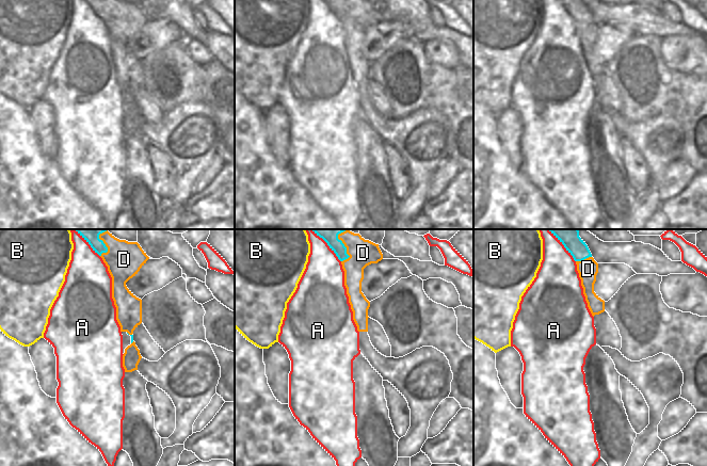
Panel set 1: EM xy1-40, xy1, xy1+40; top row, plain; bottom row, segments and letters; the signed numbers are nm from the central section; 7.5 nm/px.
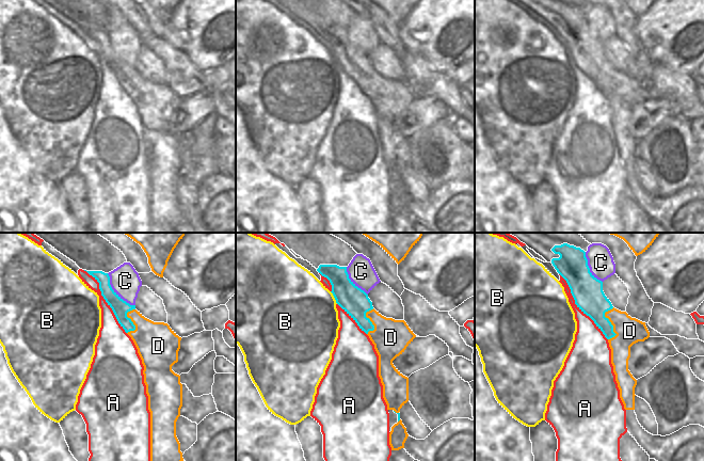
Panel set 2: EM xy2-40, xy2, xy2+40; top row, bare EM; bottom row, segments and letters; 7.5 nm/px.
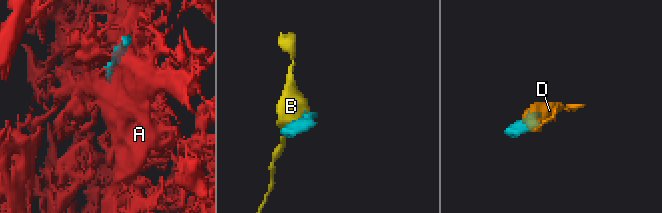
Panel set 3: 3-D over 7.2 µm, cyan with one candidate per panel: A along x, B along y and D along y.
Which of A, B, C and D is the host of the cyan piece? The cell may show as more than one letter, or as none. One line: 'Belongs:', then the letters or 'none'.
Belongs: none

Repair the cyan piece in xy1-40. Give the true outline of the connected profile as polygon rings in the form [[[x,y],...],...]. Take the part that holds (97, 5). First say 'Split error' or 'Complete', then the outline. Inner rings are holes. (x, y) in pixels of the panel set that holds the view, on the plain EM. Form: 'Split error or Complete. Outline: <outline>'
Complete. Outline: [[[84,0],[93,10],[95,14],[97,14],[99,17],[101,17],[102,14],[108,13],[108,9],[100,0]]]

